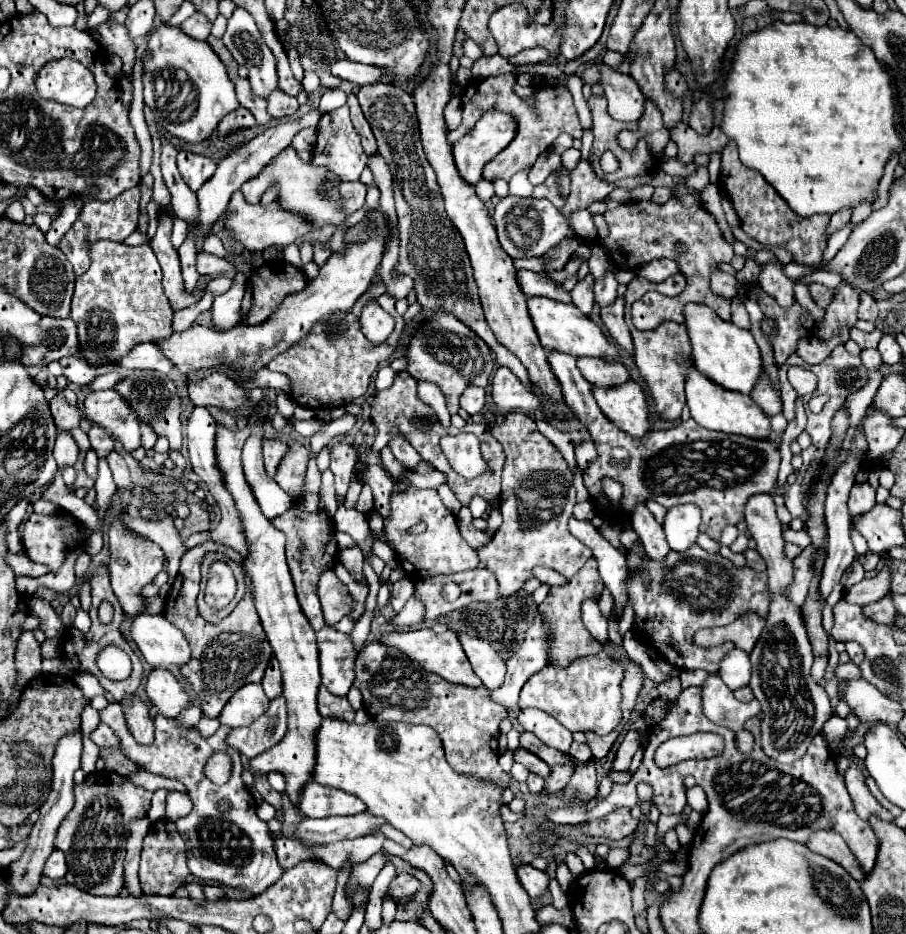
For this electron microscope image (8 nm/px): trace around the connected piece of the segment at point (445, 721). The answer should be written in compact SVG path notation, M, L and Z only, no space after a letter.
M367 643L357 655L355 663L355 683L363 693L363 709L375 721L403 721L433 727L445 749L447 763L467 777L477 777L485 783L495 783L497 787L509 787L509 773L505 773L497 763L497 739L499 723L509 717L507 709L493 703L485 687L471 689L463 685L451 685L445 679L425 671L419 663L407 659L399 649L387 647L383 643Z

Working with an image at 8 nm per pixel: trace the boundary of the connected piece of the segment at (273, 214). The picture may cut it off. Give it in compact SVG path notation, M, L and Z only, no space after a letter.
M235 191L235 195L231 197L231 201L227 205L227 211L223 215L225 215L225 229L231 231L233 239L243 243L245 249L249 249L249 251L263 251L271 245L285 247L309 231L309 225L301 217L283 211L277 203L271 203L269 207L245 203L241 191Z

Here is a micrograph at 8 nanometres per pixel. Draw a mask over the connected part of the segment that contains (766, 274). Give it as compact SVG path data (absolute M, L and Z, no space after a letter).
M777 263L763 265L763 271L759 275L759 285L781 307L791 307L795 303L795 299L793 299L793 281L783 275L781 265L777 265Z

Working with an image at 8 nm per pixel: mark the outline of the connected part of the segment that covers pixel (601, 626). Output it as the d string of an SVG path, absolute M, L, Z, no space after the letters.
M595 599L583 601L581 615L583 615L583 623L585 623L585 627L589 629L589 633L591 633L597 641L605 643L605 641L609 639L609 635L607 635L607 619L601 615Z

